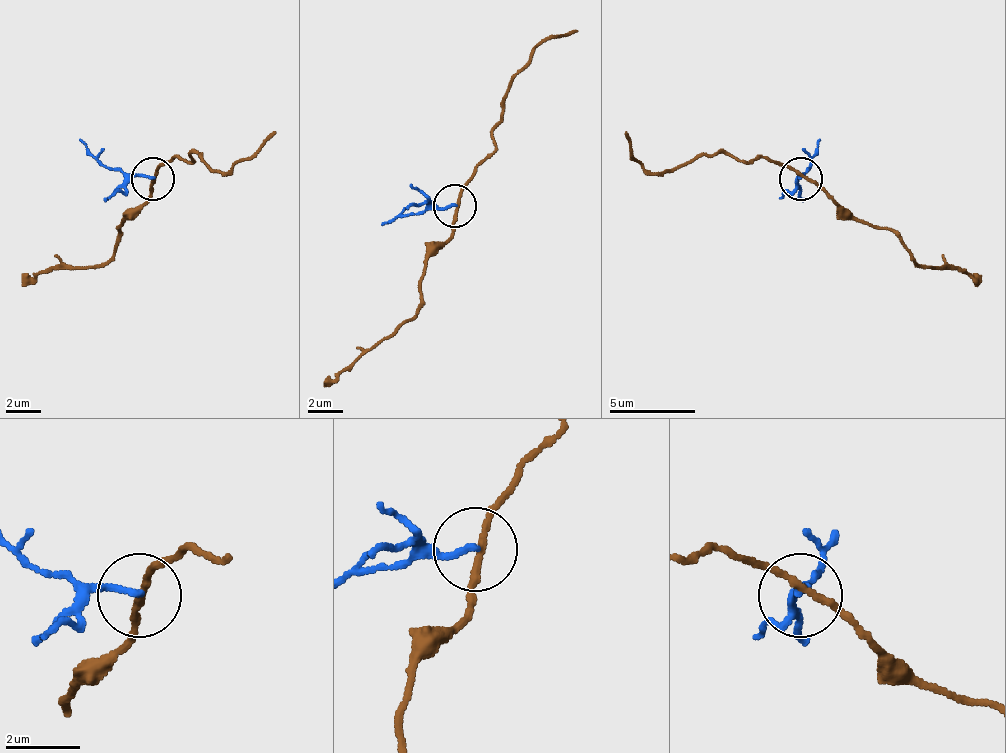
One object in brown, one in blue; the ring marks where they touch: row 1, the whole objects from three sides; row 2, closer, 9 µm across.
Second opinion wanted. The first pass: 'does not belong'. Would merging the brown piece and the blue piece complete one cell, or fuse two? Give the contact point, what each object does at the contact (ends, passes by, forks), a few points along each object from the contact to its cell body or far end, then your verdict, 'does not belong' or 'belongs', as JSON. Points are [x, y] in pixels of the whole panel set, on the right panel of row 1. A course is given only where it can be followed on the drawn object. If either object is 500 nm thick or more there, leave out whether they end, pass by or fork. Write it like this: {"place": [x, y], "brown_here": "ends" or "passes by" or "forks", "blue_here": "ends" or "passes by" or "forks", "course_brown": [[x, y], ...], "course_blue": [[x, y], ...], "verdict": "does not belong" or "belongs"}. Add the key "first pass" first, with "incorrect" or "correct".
{"first pass": "correct", "place": [800, 178], "brown_here": "passes by", "blue_here": "ends", "course_brown": [[801, 177], [827, 190], [857, 220], [900, 242], [918, 263], [956, 268], [978, 285]], "course_blue": [[801, 177], [819, 138]], "verdict": "does not belong"}

